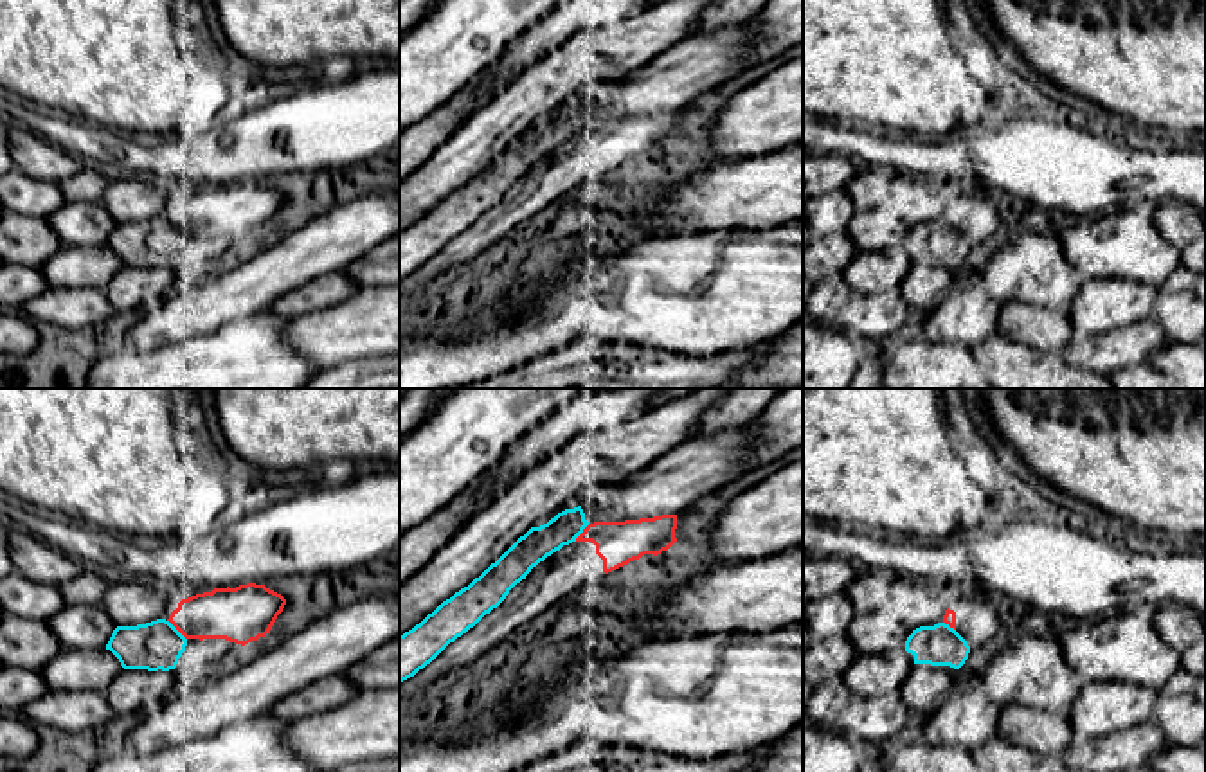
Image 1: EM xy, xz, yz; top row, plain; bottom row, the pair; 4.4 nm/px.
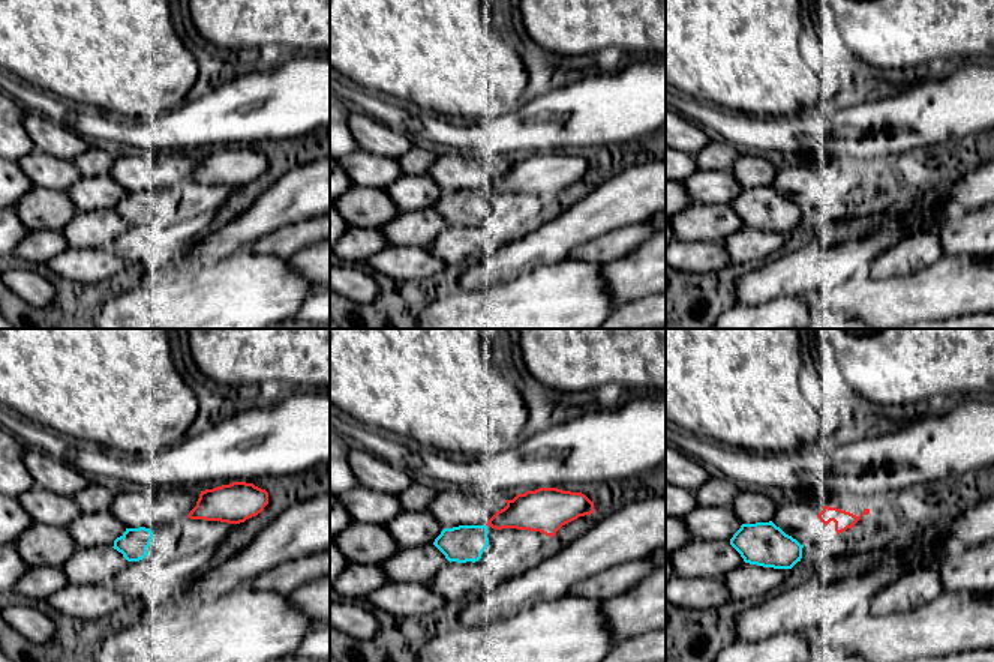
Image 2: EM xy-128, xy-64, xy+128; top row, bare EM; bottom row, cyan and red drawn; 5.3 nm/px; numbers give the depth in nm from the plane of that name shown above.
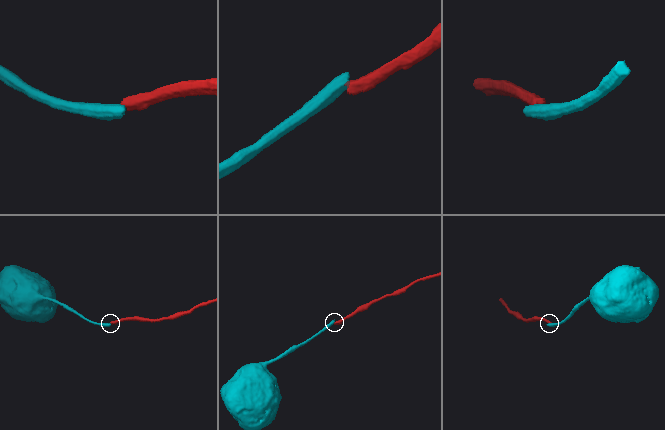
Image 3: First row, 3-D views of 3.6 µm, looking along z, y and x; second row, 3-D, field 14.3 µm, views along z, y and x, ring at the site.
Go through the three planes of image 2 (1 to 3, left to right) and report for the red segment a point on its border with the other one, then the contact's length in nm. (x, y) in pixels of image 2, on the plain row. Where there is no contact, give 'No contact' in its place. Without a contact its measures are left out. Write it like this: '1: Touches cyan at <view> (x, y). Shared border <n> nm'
1: No contact
2: No contact
3: No contact

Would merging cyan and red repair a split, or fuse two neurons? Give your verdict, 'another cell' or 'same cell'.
another cell

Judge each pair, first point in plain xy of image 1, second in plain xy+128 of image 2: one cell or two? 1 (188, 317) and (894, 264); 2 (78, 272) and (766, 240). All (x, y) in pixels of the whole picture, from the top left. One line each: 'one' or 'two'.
1: two
2: two

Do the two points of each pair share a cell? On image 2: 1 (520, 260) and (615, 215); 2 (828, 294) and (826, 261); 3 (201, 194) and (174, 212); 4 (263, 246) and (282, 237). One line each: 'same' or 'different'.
1: same
2: different
3: same
4: same

